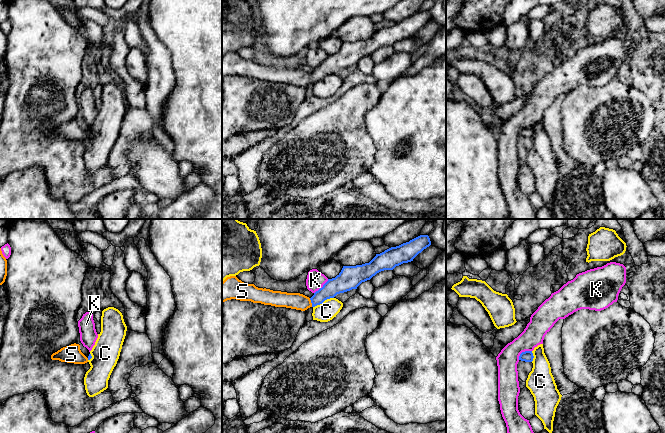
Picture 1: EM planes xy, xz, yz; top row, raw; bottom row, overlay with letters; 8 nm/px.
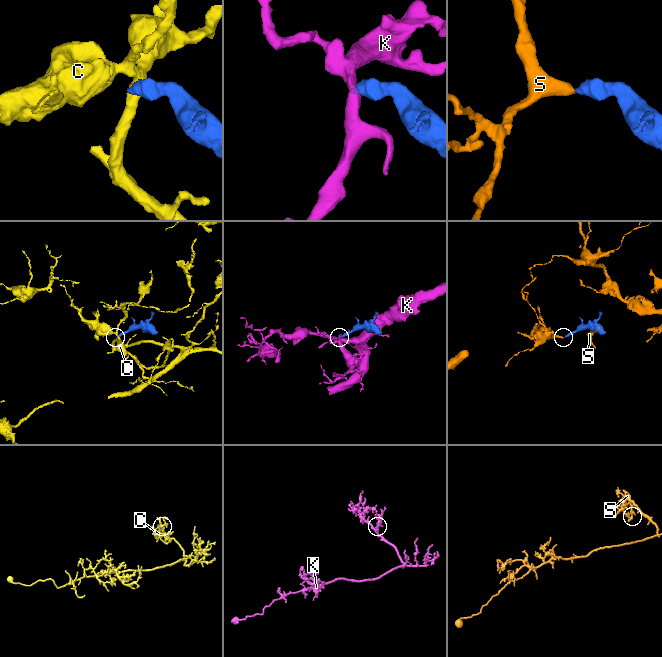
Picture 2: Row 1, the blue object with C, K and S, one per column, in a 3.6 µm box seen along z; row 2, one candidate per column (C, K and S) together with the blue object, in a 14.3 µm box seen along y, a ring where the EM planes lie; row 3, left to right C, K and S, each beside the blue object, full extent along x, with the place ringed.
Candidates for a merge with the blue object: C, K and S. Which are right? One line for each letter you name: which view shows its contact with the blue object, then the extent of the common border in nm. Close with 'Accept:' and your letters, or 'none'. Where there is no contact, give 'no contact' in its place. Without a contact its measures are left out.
S: contact in xz; length 80 nm
Accept: S

